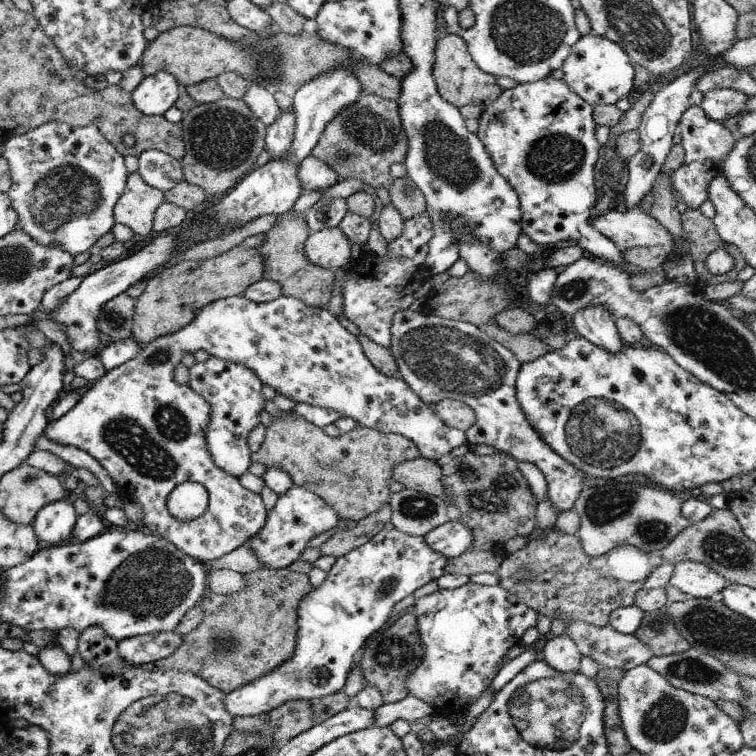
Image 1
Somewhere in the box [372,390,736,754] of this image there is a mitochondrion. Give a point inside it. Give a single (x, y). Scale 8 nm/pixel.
(552, 713)

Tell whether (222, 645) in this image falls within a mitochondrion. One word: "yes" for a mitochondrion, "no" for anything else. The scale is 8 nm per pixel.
yes

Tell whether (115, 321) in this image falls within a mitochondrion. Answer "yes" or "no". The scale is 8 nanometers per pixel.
yes

